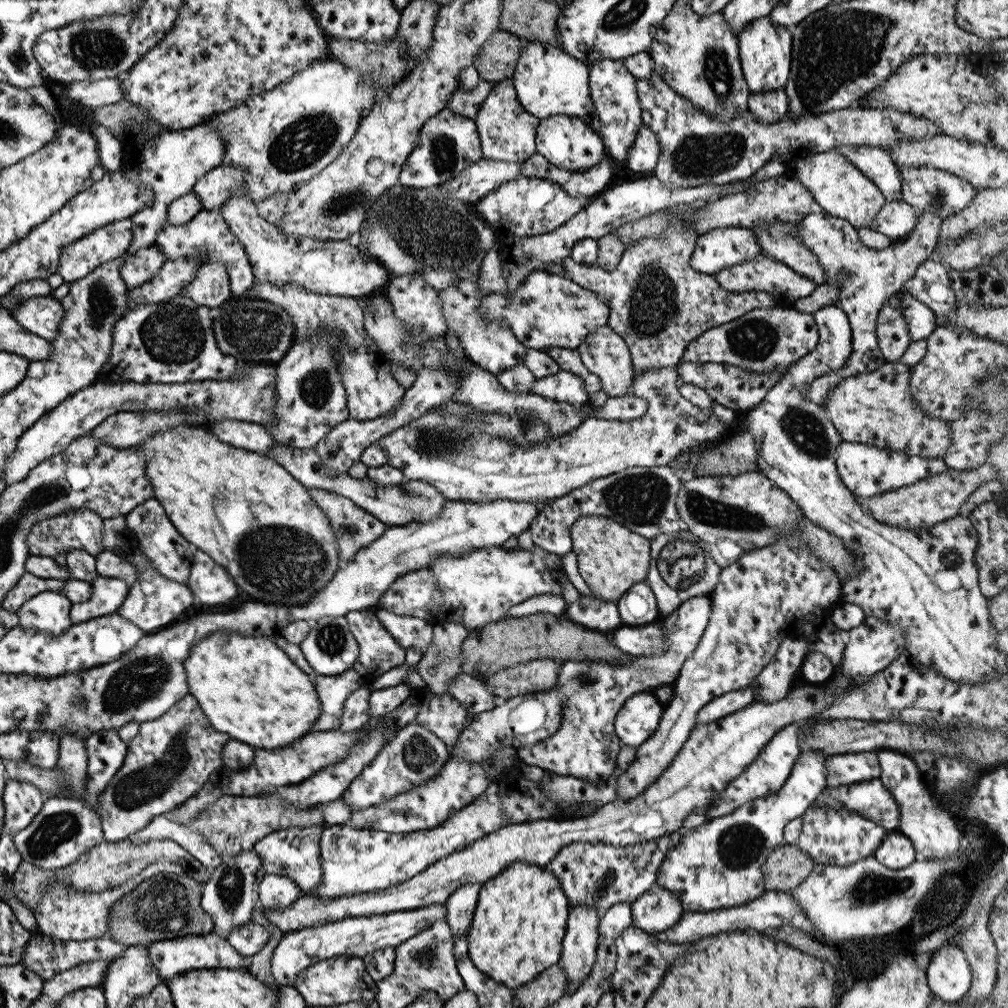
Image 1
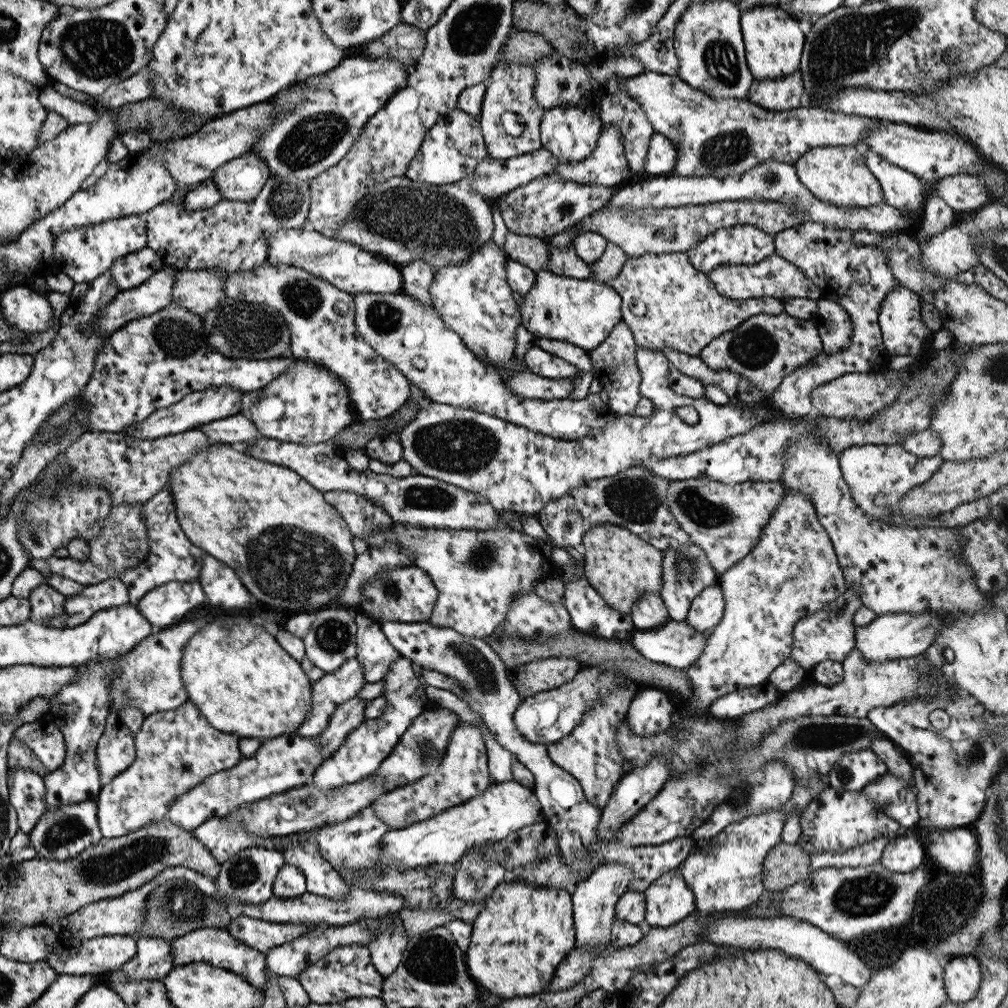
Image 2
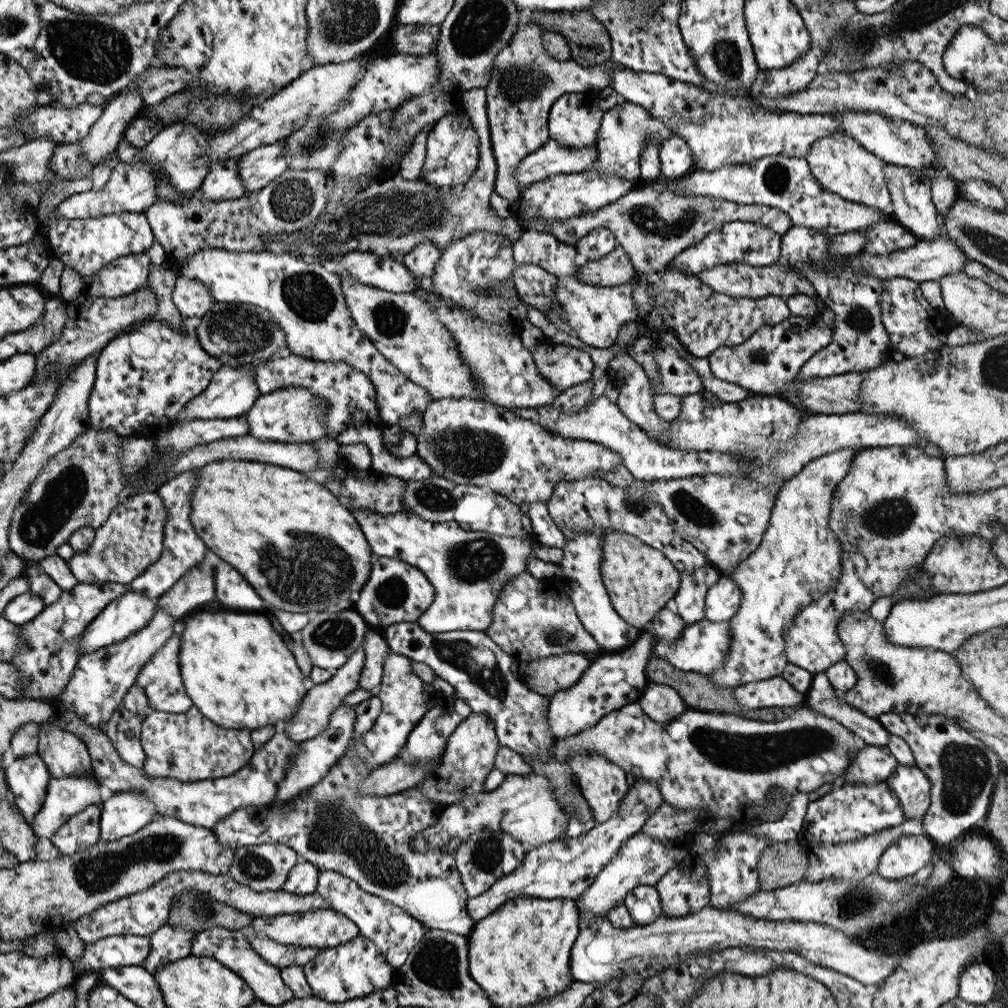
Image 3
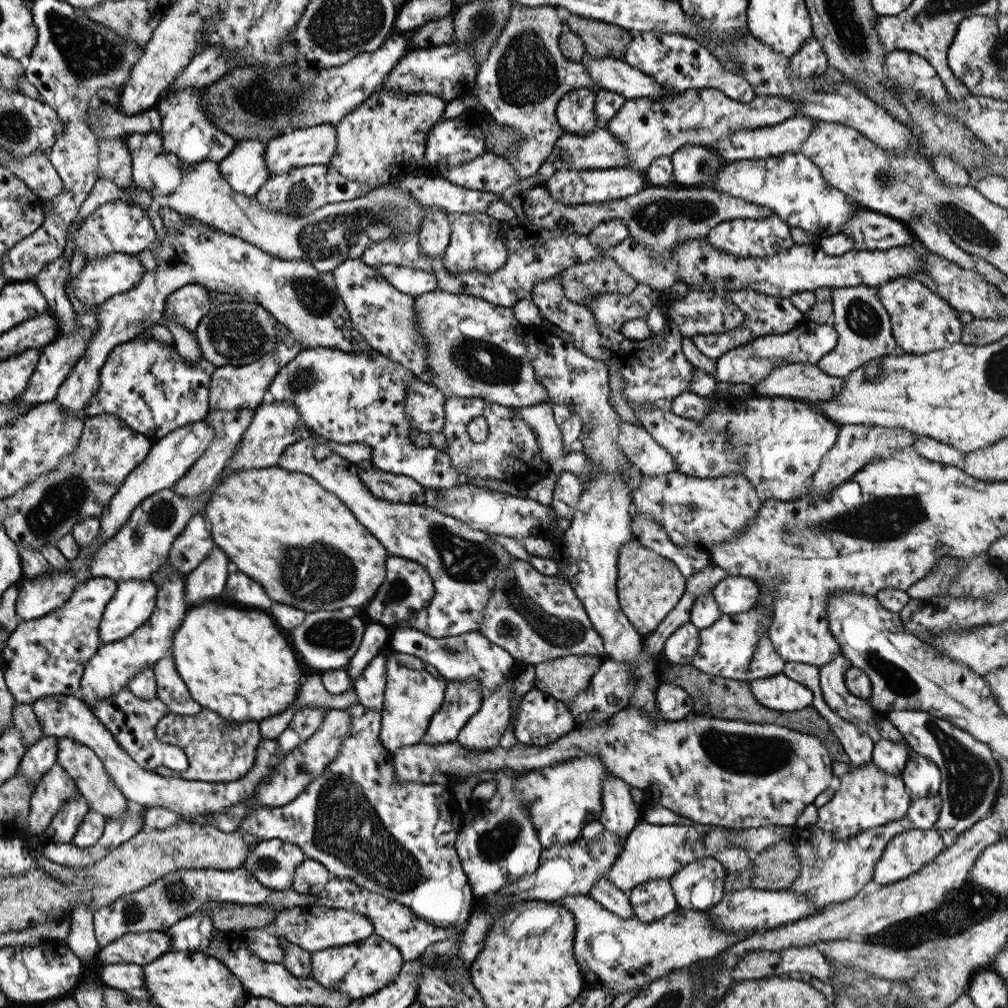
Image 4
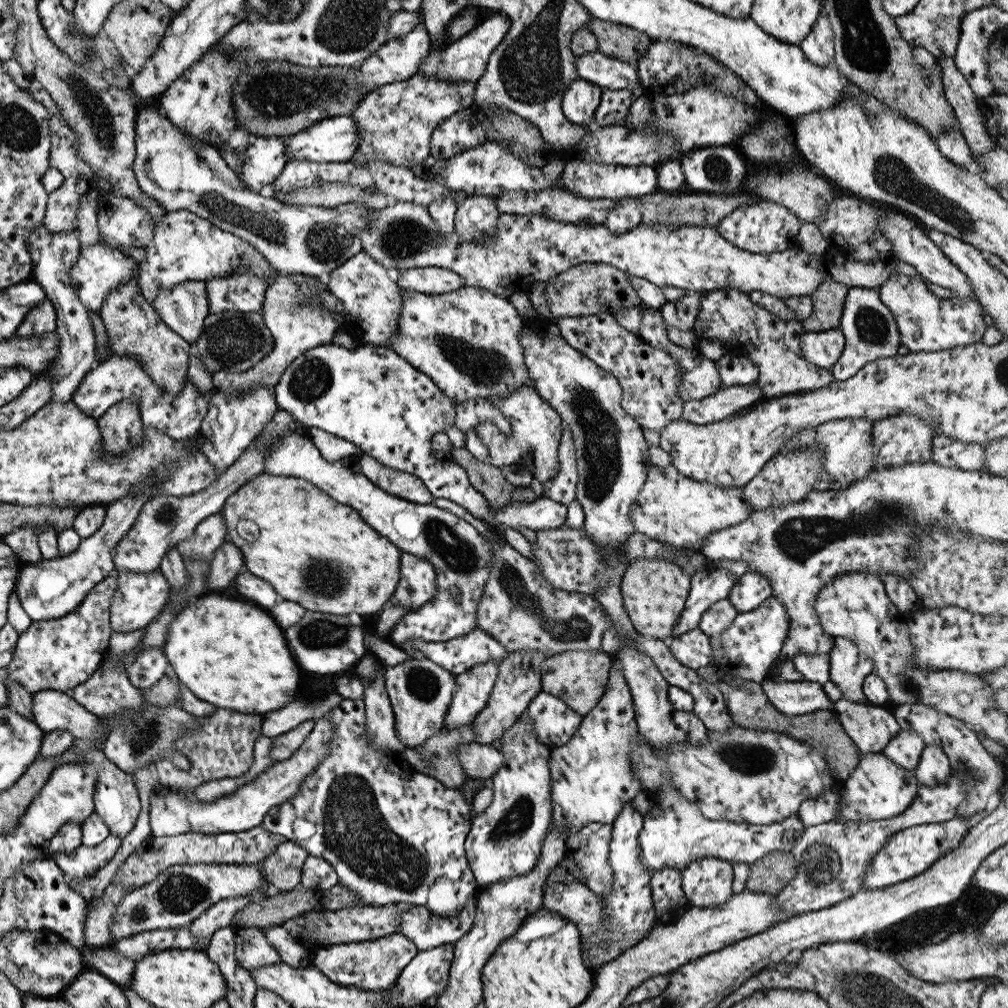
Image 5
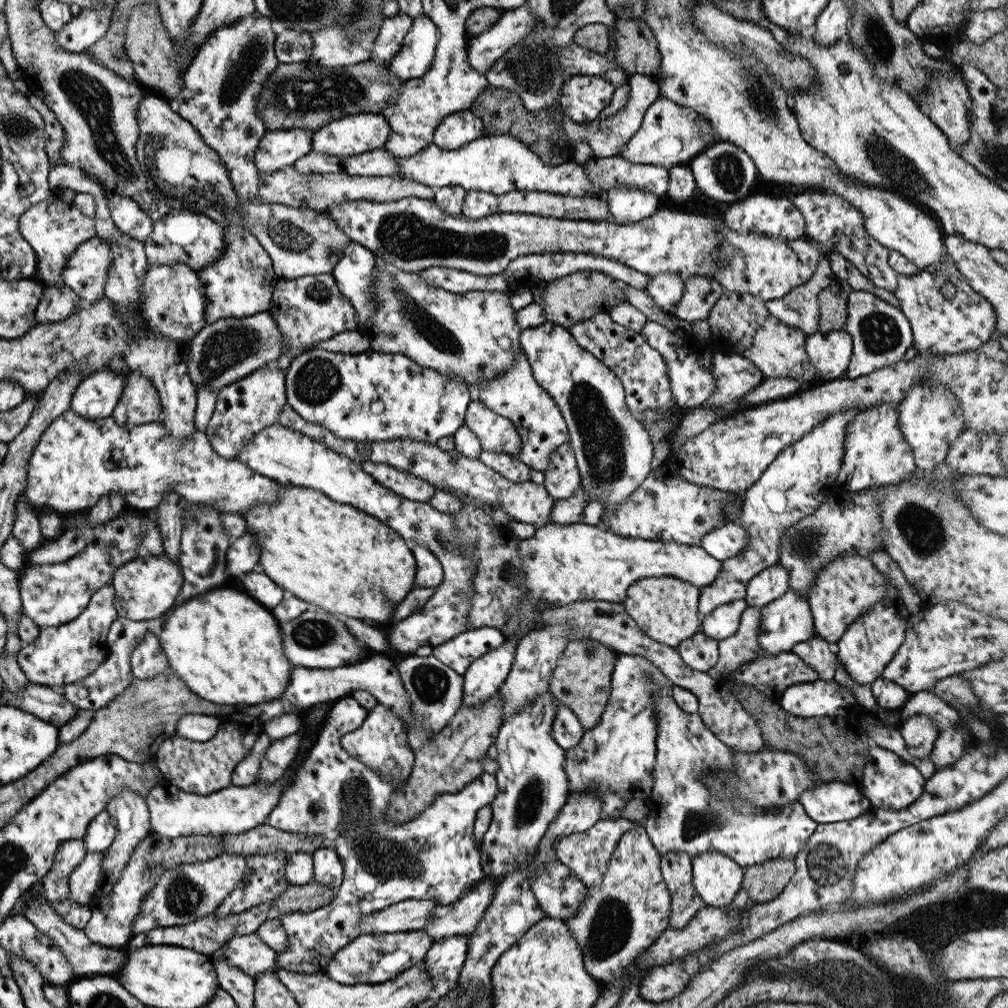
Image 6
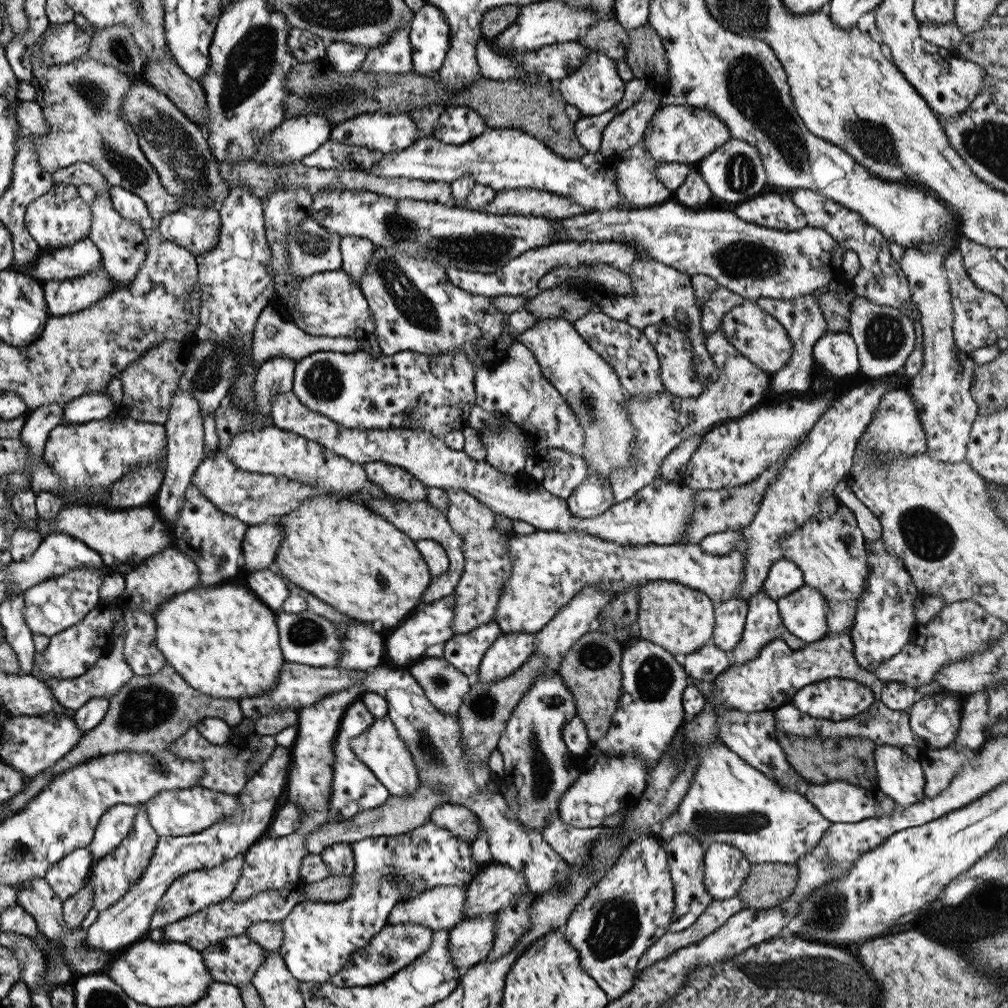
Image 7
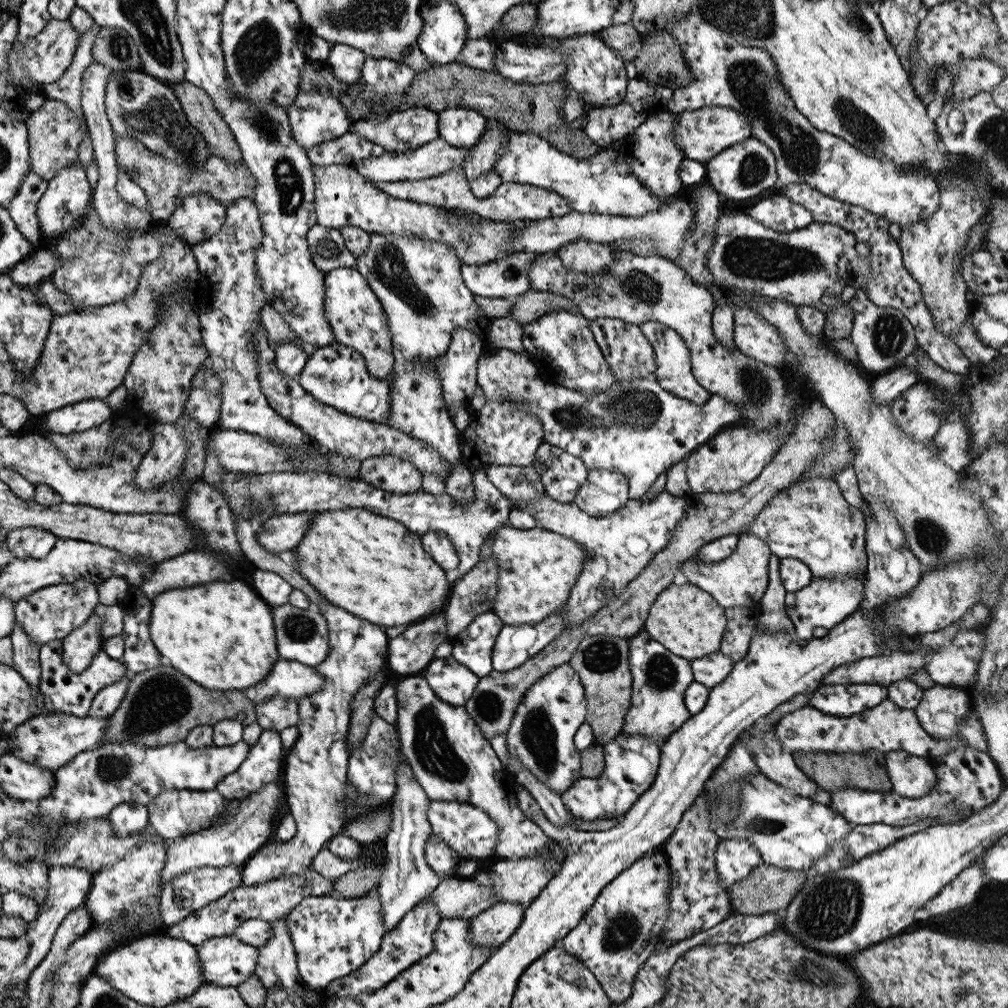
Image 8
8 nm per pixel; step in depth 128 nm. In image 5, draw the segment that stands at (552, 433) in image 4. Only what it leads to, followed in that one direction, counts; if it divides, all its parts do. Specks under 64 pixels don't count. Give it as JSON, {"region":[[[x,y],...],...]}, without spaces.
{"region":[[[522,385],[503,397],[491,398],[491,401],[512,426],[512,434],[505,437],[503,444],[499,442],[499,446],[487,446],[488,456],[491,456],[490,464],[500,467],[518,463],[525,466],[535,480],[541,483],[553,477],[557,473],[557,451],[562,432],[560,416],[531,385]]]}

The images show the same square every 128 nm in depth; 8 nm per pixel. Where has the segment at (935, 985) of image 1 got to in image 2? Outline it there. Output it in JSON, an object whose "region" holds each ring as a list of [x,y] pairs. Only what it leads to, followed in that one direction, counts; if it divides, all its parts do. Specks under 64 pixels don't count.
{"region":[[[973,955],[949,957],[940,976],[949,1004],[967,1003],[977,994],[981,982],[979,961]]]}

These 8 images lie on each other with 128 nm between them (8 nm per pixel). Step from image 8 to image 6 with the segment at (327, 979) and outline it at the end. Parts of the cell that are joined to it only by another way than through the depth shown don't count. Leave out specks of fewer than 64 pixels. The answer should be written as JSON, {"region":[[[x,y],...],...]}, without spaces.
{"region":[[[350,696],[332,703],[316,742],[295,774],[295,780],[284,788],[265,820],[270,827],[283,832],[323,837],[322,848],[333,850],[344,869],[341,884],[335,889],[335,898],[329,905],[309,912],[287,911],[279,916],[287,938],[287,949],[277,953],[276,968],[299,974],[323,972],[337,950],[341,950],[345,944],[350,944],[353,937],[361,935],[361,929],[357,927],[359,918],[365,918],[386,906],[409,899],[435,899],[439,905],[448,905],[457,901],[484,877],[481,858],[473,840],[473,824],[477,808],[490,805],[497,795],[495,776],[483,772],[461,791],[435,797],[415,818],[409,818],[407,822],[389,822],[385,818],[385,807],[392,794],[401,790],[404,784],[397,787],[387,785],[373,774],[373,770],[349,757],[340,746],[340,738],[359,728],[366,714],[367,711]]]}

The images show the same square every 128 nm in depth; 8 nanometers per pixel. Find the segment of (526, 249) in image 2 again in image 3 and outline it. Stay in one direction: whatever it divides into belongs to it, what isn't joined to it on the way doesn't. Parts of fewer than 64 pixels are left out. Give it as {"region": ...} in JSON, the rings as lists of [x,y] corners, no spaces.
{"region":[[[475,87],[461,92],[458,96],[457,108],[464,111],[470,124],[477,133],[478,162],[470,178],[456,190],[455,194],[449,187],[436,187],[423,180],[406,180],[395,173],[393,177],[384,177],[378,181],[371,182],[367,187],[359,191],[350,201],[347,201],[333,211],[322,211],[311,223],[294,231],[281,231],[274,236],[264,236],[262,242],[266,244],[277,244],[286,253],[300,255],[301,257],[312,257],[315,262],[325,261],[328,257],[337,257],[351,252],[391,252],[392,254],[408,254],[415,246],[423,242],[433,242],[442,252],[451,242],[472,234],[475,230],[497,232],[510,240],[512,244],[520,238],[523,227],[513,216],[499,218],[490,211],[488,200],[494,190],[496,177],[495,159],[491,151],[489,141],[489,127],[486,118],[486,102],[484,87]]]}

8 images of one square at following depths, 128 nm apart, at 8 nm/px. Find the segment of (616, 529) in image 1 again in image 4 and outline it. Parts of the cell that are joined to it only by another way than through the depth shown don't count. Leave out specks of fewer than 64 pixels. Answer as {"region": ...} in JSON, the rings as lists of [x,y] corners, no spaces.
{"region":[[[635,539],[621,544],[617,554],[617,580],[615,580],[617,601],[625,618],[640,635],[652,633],[669,610],[679,602],[679,598],[685,592],[685,581],[686,578],[671,560],[659,556]]]}

